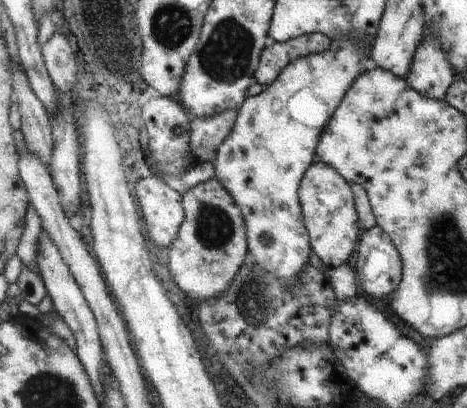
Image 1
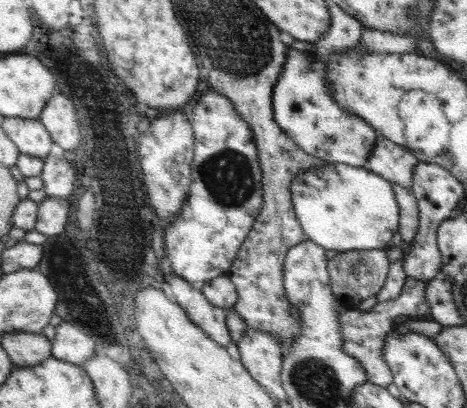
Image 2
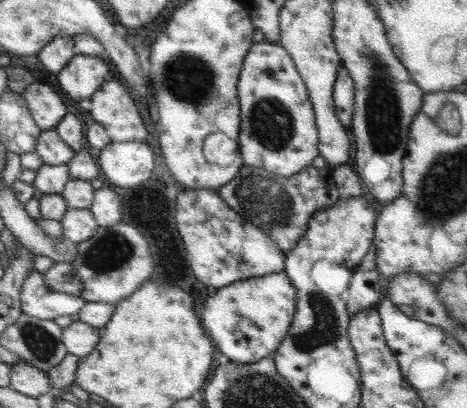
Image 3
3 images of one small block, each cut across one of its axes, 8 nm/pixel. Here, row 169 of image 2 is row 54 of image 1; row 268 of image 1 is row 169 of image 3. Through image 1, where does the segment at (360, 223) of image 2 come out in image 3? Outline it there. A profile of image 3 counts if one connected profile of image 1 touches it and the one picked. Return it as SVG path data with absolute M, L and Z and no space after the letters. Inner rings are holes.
M257 42L249 48L249 52L243 58L243 68L239 72L237 82L237 96L239 96L239 164L261 168L269 174L289 178L305 166L313 164L313 158L317 158L317 126L315 126L315 114L313 106L307 96L305 82L301 80L299 72L295 70L295 64L291 56L281 48L281 44L275 42Z

